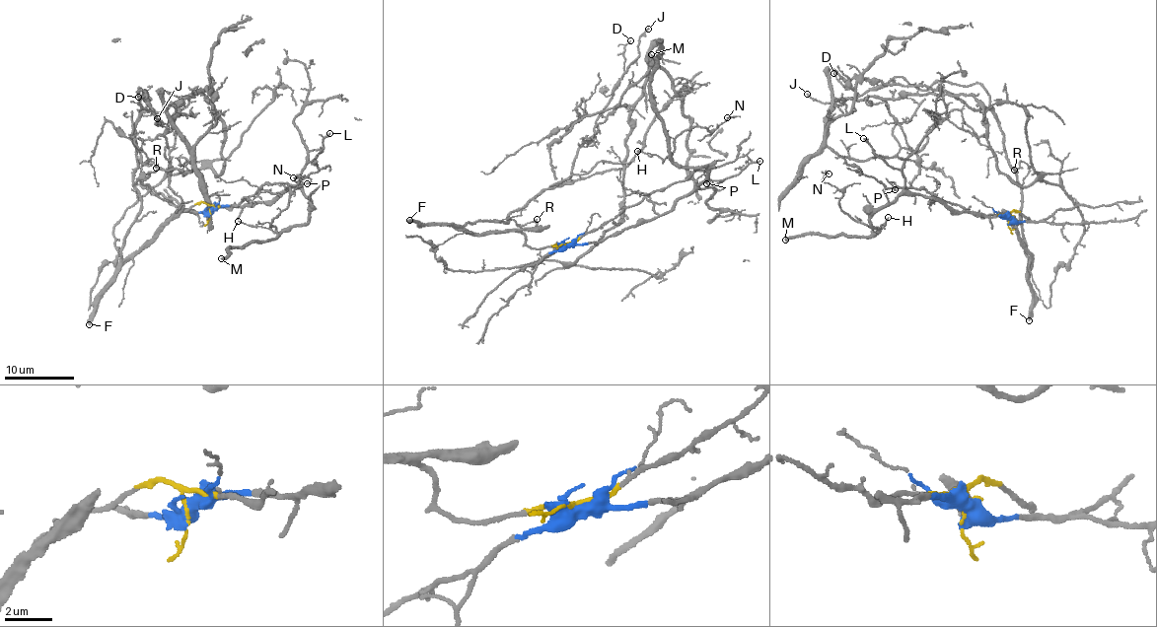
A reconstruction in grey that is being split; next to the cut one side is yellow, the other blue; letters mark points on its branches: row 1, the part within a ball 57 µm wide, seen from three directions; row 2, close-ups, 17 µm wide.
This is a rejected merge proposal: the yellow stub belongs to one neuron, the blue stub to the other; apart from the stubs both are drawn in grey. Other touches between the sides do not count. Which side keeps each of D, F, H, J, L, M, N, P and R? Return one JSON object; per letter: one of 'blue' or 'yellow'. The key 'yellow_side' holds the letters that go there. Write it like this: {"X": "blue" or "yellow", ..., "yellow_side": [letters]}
{"D": "yellow", "F": "yellow", "H": "blue", "J": "yellow", "L": "blue", "M": "blue", "N": "blue", "P": "blue", "R": "yellow", "yellow_side": ["D", "F", "J", "R"]}

